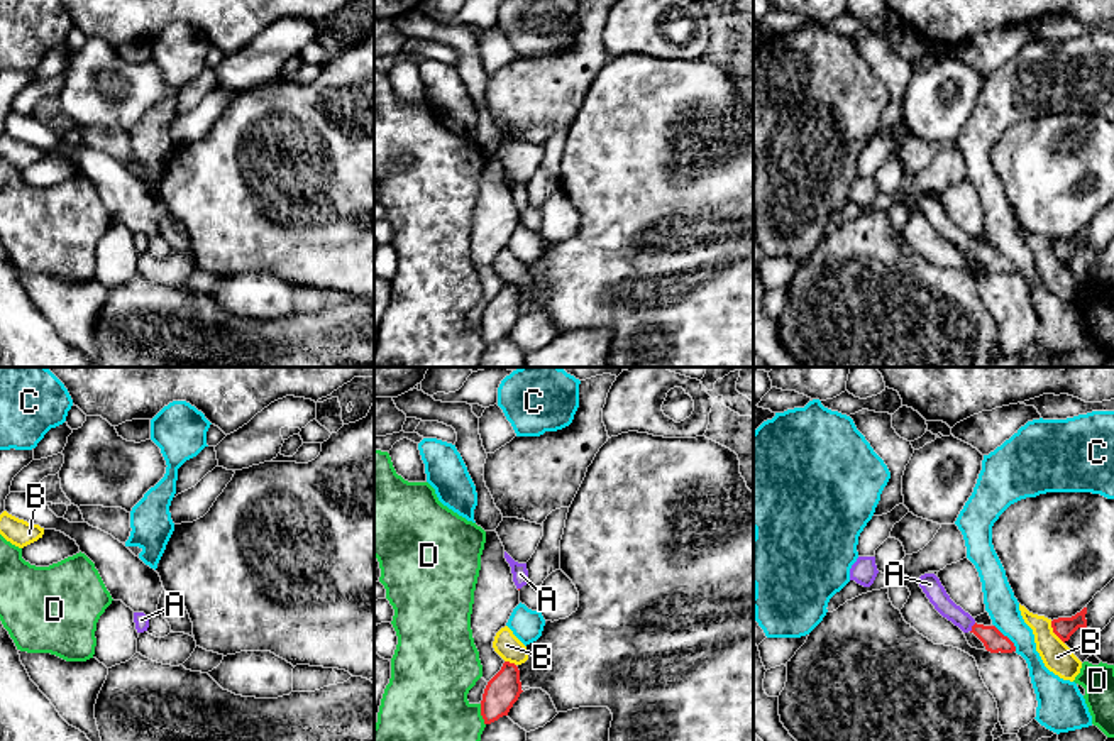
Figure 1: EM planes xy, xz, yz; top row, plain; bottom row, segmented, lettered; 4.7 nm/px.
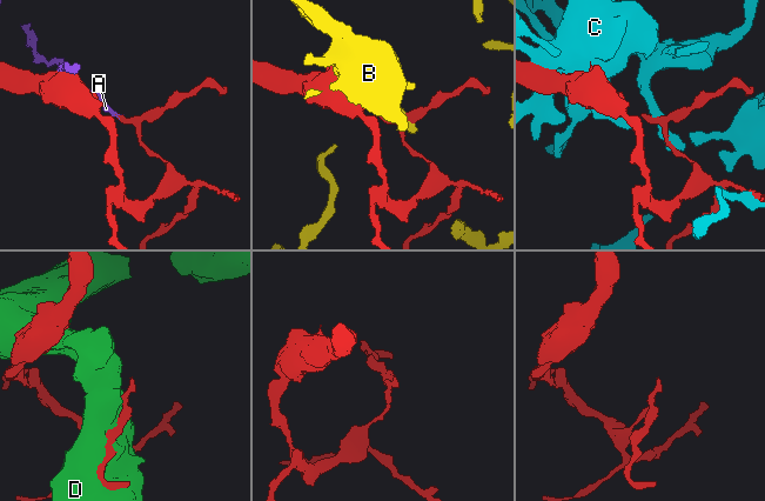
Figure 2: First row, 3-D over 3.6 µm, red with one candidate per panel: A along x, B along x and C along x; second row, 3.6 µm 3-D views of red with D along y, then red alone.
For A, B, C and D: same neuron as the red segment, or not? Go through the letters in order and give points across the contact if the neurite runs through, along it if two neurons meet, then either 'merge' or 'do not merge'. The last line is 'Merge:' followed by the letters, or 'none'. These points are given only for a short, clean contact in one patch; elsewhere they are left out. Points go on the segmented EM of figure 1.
A: do not merge
B: do not merge
C: do not merge
D: do not merge
Merge: none

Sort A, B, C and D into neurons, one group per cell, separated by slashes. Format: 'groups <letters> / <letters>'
groups A / B / C / D

